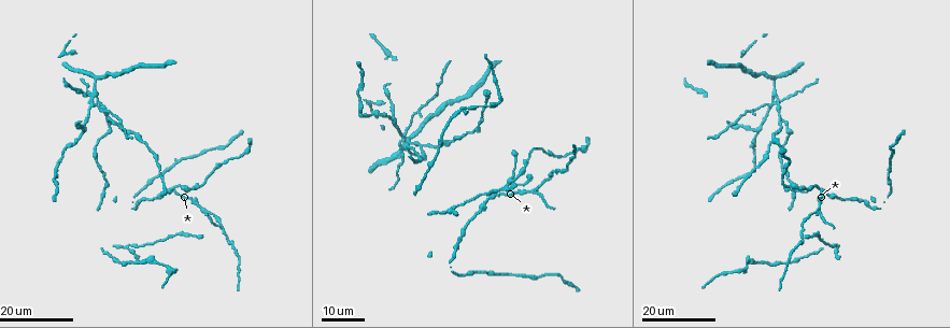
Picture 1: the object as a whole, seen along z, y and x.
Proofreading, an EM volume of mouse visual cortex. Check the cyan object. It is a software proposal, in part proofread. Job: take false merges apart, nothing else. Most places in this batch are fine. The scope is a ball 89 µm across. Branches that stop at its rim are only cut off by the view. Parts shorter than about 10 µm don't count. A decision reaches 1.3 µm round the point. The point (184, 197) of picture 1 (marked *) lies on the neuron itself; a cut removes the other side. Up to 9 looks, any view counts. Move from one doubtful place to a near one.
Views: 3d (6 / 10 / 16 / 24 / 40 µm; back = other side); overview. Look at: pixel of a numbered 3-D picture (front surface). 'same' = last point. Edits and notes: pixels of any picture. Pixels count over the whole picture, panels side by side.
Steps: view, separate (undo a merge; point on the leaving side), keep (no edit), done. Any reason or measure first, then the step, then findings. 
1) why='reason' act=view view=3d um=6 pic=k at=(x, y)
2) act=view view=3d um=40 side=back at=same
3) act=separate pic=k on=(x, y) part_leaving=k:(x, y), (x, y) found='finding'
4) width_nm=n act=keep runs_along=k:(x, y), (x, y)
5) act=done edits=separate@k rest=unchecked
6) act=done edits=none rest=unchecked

why='branch point' act=view view=3d um=16 pic=1 at=(107, 118)

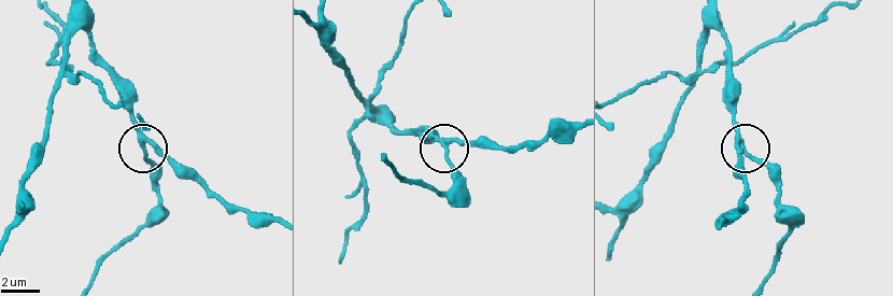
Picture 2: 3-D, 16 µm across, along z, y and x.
act=view view=3d um=6 pic=2 at=(444, 147)

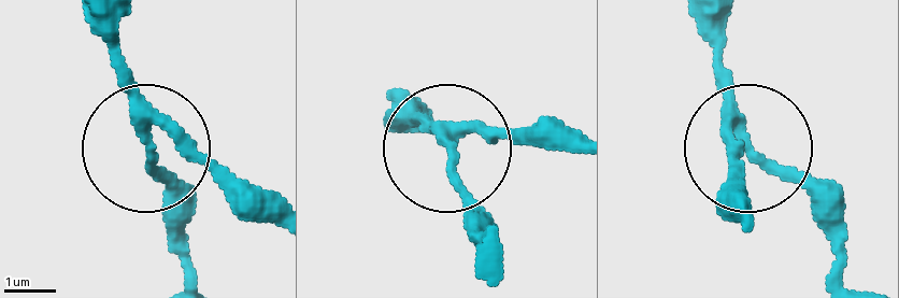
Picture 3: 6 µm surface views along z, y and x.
act=keep runs_along=3:(275, 224), (185, 159), (151, 152), (172, 224) found='continuous, no second neuron'

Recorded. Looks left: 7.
why='thin arm on a thick one' act=view view=3d um=16 pic=1 at=(406, 136)

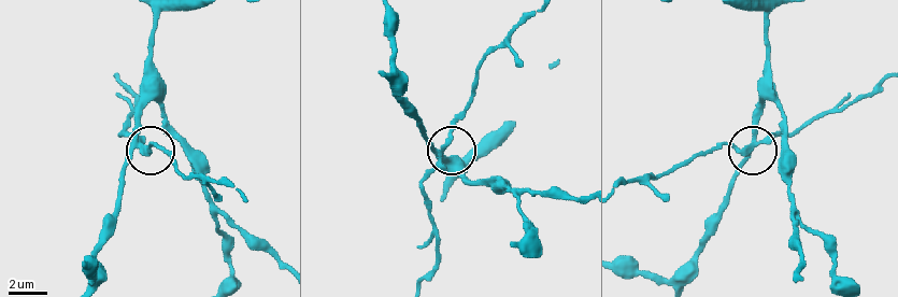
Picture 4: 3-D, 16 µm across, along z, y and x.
act=view view=3d um=6 pic=4 at=(751, 151)

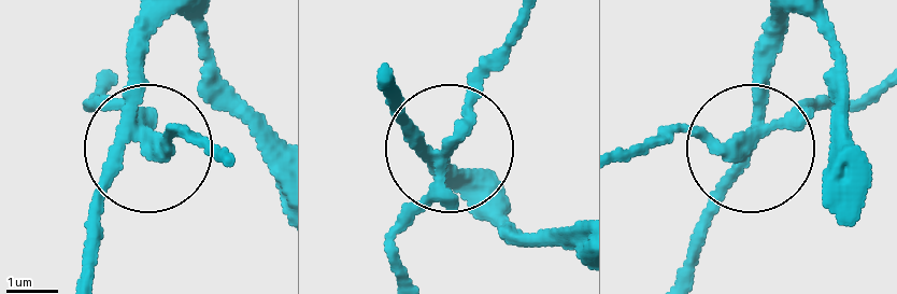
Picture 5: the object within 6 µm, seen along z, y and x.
side_arm_um=26 arms=4 act=separate pic=5 on=(103, 95) found='a second neuron is stuck on'

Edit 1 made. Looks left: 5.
act=view view=overview

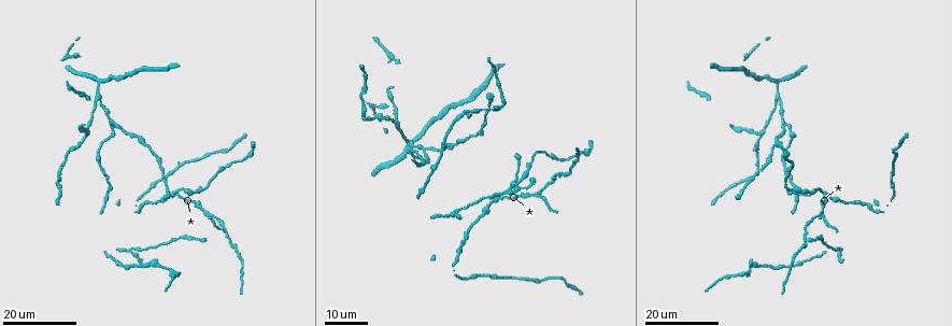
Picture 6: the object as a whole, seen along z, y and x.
why='calibre changes' act=view view=3d um=16 pic=6 at=(448, 146)

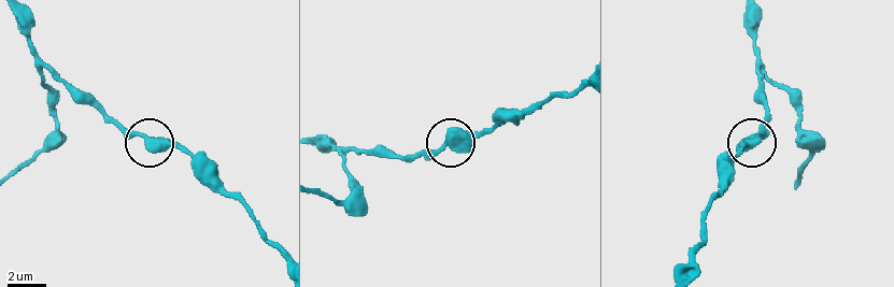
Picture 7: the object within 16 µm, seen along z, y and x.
act=view view=3d um=10 pic=7 at=(143, 135)

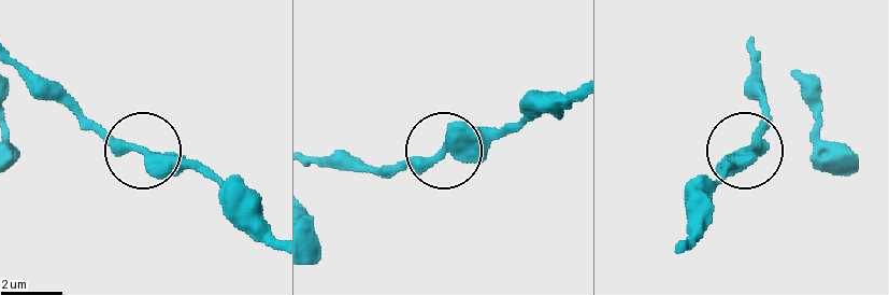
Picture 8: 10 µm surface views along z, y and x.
act=view view=3d um=6 pic=8 at=(444, 152)

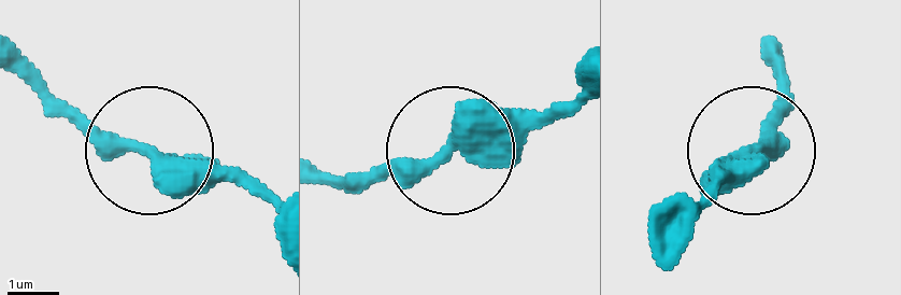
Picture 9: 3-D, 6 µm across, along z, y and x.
act=keep found='continuous, no second neuron'

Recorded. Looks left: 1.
act=done edits=separate@5 rest=unchecked

